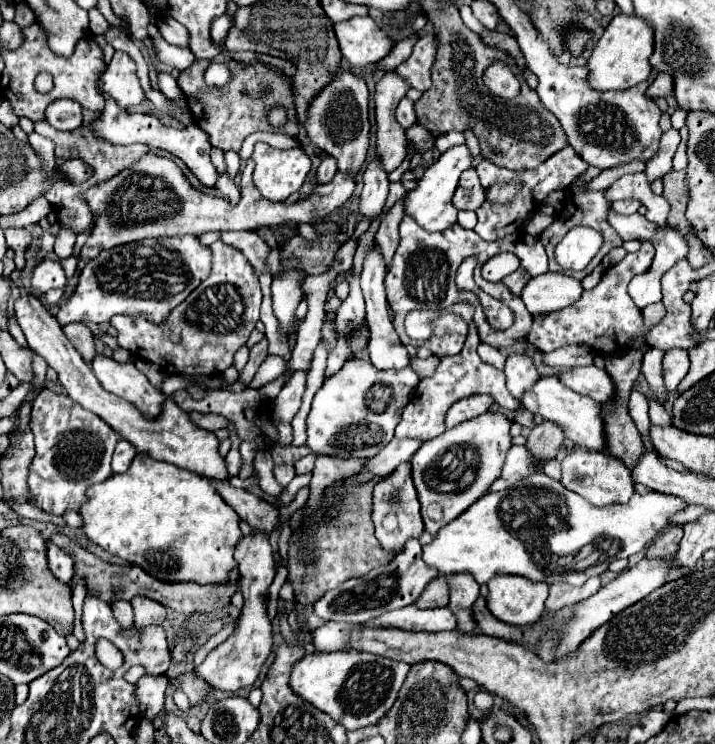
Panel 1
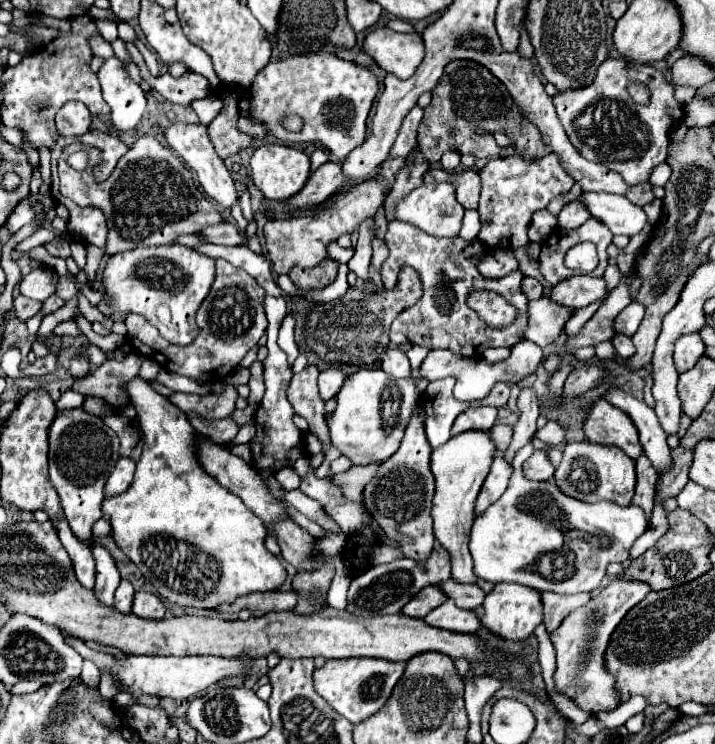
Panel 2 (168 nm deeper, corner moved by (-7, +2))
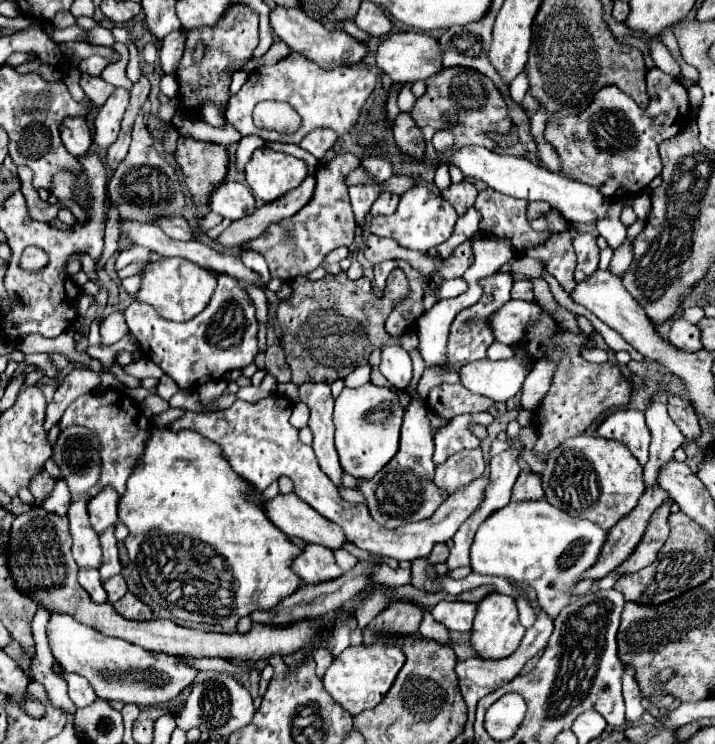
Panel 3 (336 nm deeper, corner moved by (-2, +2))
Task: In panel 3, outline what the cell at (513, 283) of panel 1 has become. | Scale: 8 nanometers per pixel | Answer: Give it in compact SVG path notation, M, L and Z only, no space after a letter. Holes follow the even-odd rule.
M519 279L513 283L511 289L511 299L523 299L523 301L533 301L533 285L529 279Z

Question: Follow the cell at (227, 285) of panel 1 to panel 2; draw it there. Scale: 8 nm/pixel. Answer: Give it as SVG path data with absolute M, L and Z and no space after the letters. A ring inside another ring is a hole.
M218 259L216 281L210 289L210 295L204 299L202 307L196 313L196 323L200 333L188 349L182 345L168 343L164 337L160 337L158 329L152 327L138 313L128 313L126 341L132 345L134 351L156 361L166 371L190 377L198 383L214 383L226 379L266 331L264 291L260 291L260 287L254 283L254 279L250 279L250 275L246 275L246 271L232 267L224 259Z

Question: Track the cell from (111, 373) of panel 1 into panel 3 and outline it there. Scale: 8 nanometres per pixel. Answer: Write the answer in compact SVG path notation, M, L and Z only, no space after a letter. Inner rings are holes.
M153 427L151 429L151 435L145 445L145 453L127 479L125 495L119 499L119 521L125 523L129 529L129 535L125 539L125 549L141 577L143 587L147 589L147 593L151 595L151 599L155 603L159 603L161 607L167 607L175 617L193 621L193 623L209 623L209 625L219 623L223 627L223 631L235 631L235 625L243 615L249 615L255 609L275 607L279 603L279 599L291 595L301 585L301 579L289 569L291 561L301 553L301 549L297 545L293 545L289 541L289 537L285 537L277 527L273 527L273 523L265 517L265 513L255 503L247 501L243 493L245 493L245 483L239 479L237 473L233 473L229 463L225 463L221 449L215 443L211 443L203 435L189 431L189 429L185 429L185 431L171 431L169 427Z

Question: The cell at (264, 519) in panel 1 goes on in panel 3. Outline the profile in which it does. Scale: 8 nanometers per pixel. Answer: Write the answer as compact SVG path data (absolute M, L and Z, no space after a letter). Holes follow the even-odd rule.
M305 545L303 553L293 559L291 569L301 577L303 583L321 583L339 577L343 571L335 563L333 551L321 545Z

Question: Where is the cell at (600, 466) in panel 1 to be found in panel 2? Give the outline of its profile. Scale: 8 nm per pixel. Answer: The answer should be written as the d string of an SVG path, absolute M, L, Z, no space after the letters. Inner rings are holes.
M574 441L564 447L562 463L554 473L556 487L578 501L584 503L598 503L598 501L612 501L620 507L630 505L636 487L636 461L630 459L618 447L606 447L592 441Z

